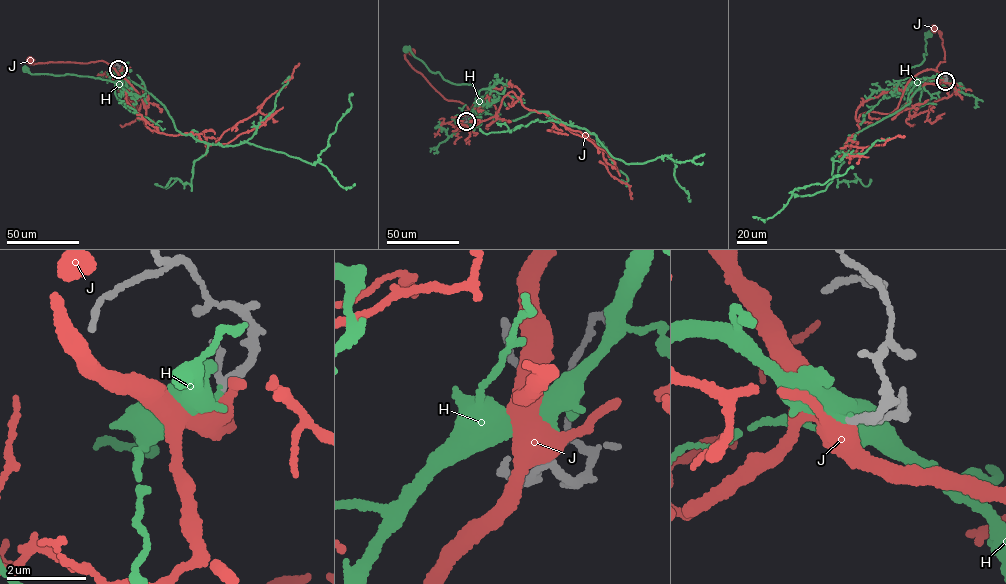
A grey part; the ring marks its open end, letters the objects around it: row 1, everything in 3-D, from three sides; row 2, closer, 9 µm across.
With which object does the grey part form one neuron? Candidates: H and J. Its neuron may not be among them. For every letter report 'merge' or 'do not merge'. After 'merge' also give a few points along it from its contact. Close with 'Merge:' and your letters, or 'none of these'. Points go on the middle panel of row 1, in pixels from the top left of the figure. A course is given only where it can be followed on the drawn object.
H: merge; course (466, 121), (479, 94), (471, 84), (444, 80), (415, 57), (409, 47), (405, 49)
J: do not merge
Merge: H

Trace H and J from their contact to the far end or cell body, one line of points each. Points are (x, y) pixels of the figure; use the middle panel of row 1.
H: (466, 121), (479, 94), (471, 84), (444, 80), (415, 57), (409, 47), (405, 49)
J: (465, 121), (466, 105), (445, 99), (405, 59), (405, 54), (411, 52)

